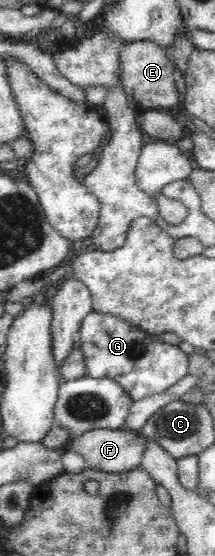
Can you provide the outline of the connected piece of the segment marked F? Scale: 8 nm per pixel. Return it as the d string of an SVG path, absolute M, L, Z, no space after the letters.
M93 429L76 437L71 447L84 457L87 468L123 473L141 466L145 437L138 431Z

